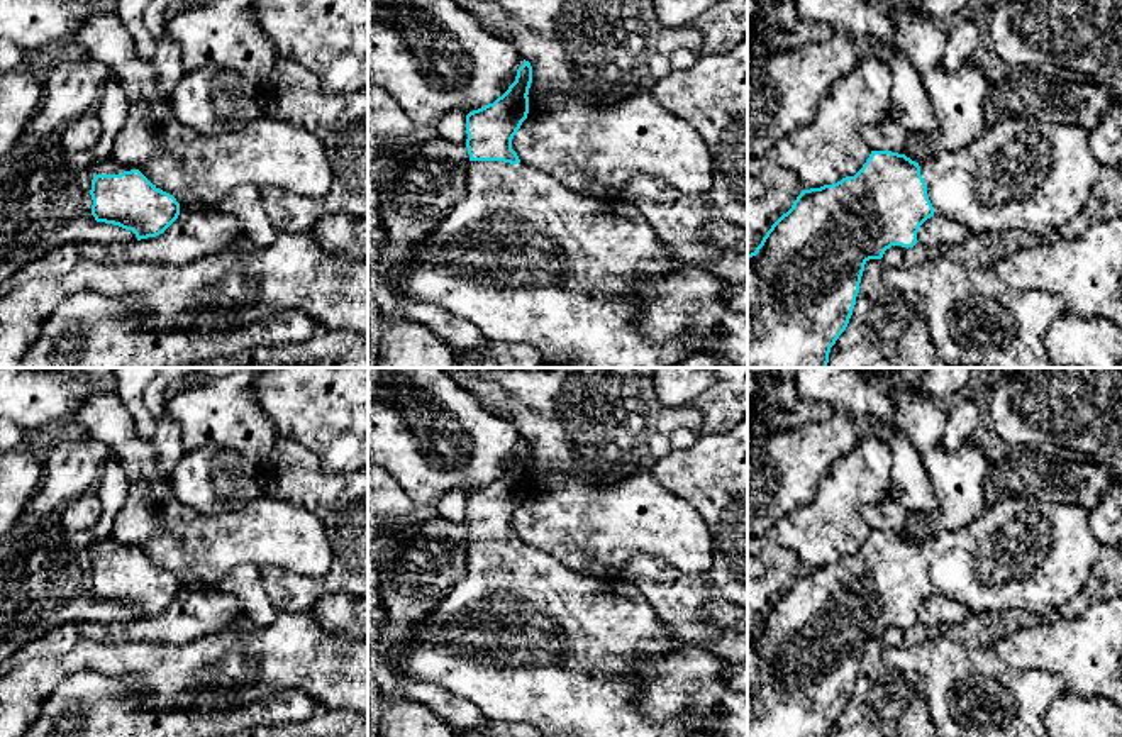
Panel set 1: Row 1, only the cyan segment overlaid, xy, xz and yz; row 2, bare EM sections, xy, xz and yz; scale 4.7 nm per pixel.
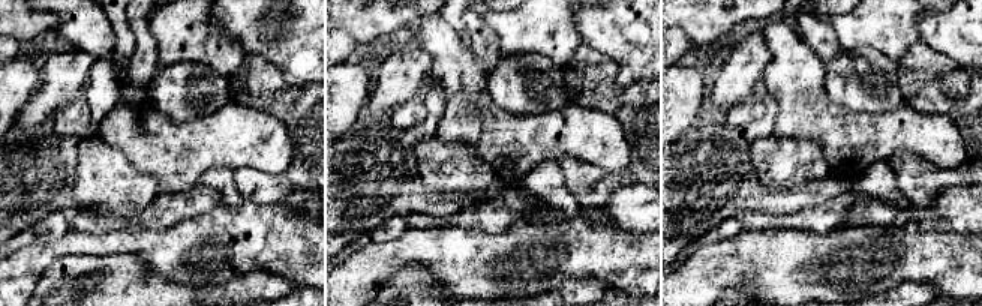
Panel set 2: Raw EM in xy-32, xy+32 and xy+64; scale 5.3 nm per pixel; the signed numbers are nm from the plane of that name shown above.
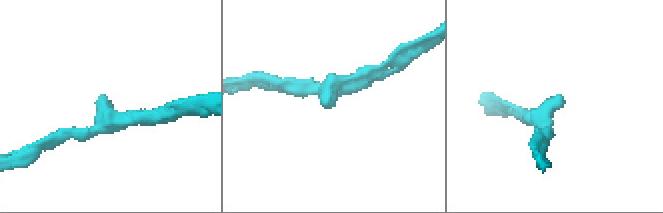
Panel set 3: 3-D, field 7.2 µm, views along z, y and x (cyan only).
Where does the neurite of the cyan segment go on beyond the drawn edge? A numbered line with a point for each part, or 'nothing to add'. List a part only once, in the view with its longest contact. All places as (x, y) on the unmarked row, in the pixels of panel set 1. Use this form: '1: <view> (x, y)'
1: xy (109, 544)

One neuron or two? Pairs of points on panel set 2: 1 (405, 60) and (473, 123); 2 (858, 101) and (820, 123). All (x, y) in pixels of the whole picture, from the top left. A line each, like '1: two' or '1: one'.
1: two
2: two

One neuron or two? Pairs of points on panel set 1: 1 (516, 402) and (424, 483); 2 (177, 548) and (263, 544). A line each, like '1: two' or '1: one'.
1: two
2: one

